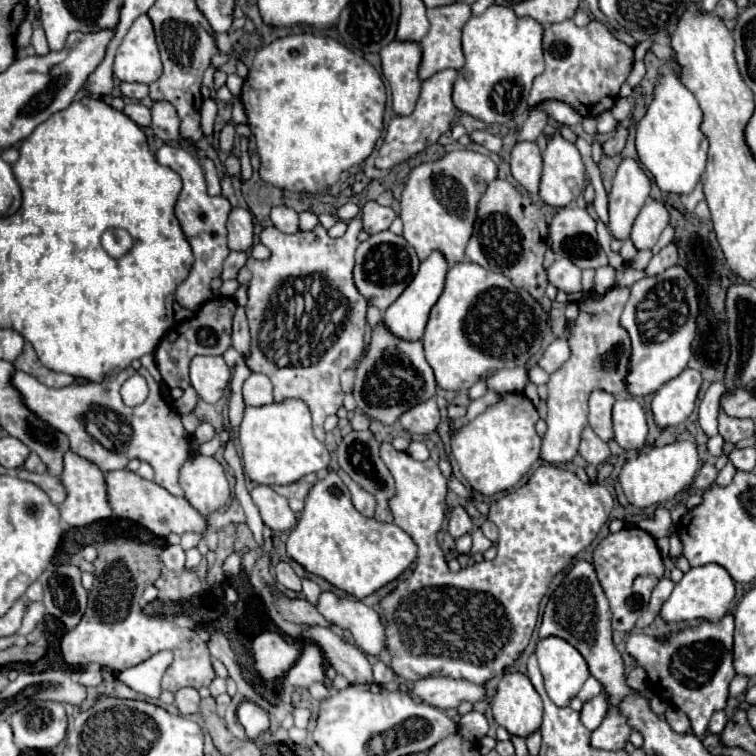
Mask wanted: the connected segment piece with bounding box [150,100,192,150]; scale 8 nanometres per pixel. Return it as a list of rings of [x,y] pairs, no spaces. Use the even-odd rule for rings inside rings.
[[[166,100],[154,102],[150,112],[152,112],[152,124],[150,126],[152,126],[152,130],[154,130],[154,134],[158,138],[180,142],[184,148],[192,150],[192,144],[182,142],[180,136],[178,136],[178,124],[180,124],[180,120],[178,120],[178,114],[176,114],[176,110],[174,110],[174,106],[170,102],[166,102]]]

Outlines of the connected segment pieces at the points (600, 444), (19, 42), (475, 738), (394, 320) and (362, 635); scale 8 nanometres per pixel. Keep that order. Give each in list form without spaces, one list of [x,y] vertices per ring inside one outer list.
[[[588,426],[582,432],[582,442],[580,442],[580,450],[578,454],[592,466],[600,466],[610,458],[610,448],[604,440],[600,440],[594,430]]]
[[[24,20],[24,24],[20,26],[18,30],[18,36],[16,36],[16,48],[26,48],[30,44],[30,38],[32,38],[32,22],[30,20]]]
[[[468,712],[462,716],[460,724],[458,724],[458,732],[466,738],[466,740],[472,740],[474,744],[480,742],[486,734],[488,734],[488,720],[484,714],[480,712]]]
[[[432,252],[422,264],[418,274],[414,276],[414,280],[410,282],[410,286],[398,296],[396,302],[390,304],[388,310],[384,310],[384,324],[388,328],[388,332],[392,332],[394,336],[400,336],[402,340],[420,340],[428,322],[428,314],[432,310],[432,306],[436,304],[438,296],[444,290],[444,278],[448,272],[448,262],[440,252]]]
[[[322,592],[318,612],[342,630],[350,630],[358,648],[366,654],[378,656],[386,650],[386,632],[380,614],[364,602],[350,596],[336,596]]]

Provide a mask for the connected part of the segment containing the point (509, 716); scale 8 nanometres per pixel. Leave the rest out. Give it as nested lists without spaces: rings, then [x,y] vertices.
[[[506,674],[490,702],[494,720],[512,736],[528,738],[542,724],[542,700],[530,680],[520,674]]]

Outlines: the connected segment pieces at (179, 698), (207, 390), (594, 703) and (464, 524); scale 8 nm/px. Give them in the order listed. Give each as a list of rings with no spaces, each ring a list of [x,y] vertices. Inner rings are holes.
[[[182,688],[176,692],[176,700],[174,706],[180,710],[182,716],[190,716],[194,712],[198,712],[198,704],[200,704],[200,694],[194,688]]]
[[[194,356],[190,362],[190,382],[204,402],[218,402],[230,382],[230,368],[222,356]]]
[[[598,694],[594,700],[586,702],[582,712],[580,712],[580,718],[582,718],[582,724],[588,728],[588,730],[596,730],[600,726],[600,722],[604,720],[608,712],[608,704],[606,704],[606,696],[604,694]]]
[[[460,506],[454,508],[452,514],[450,514],[450,520],[448,520],[448,532],[450,532],[450,536],[456,540],[456,538],[468,534],[470,530],[472,530],[472,520],[466,514],[466,510],[460,508]]]

